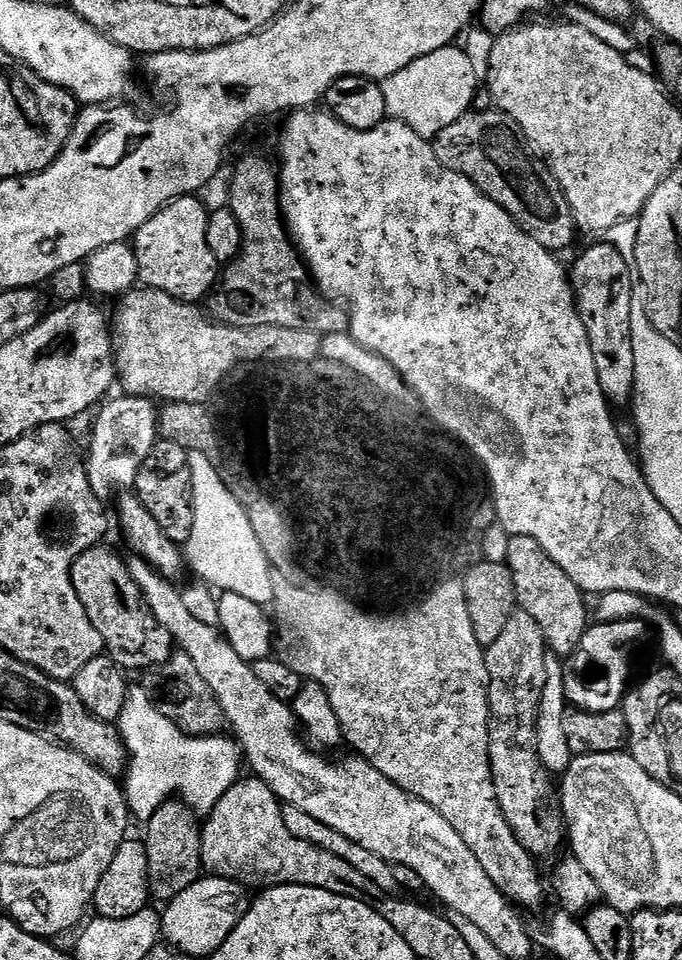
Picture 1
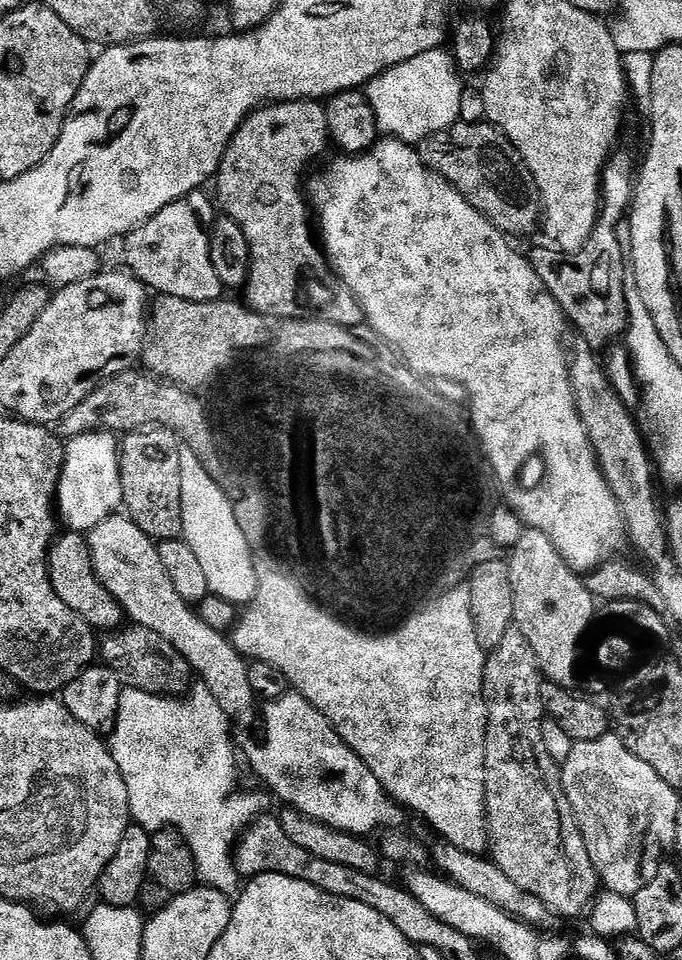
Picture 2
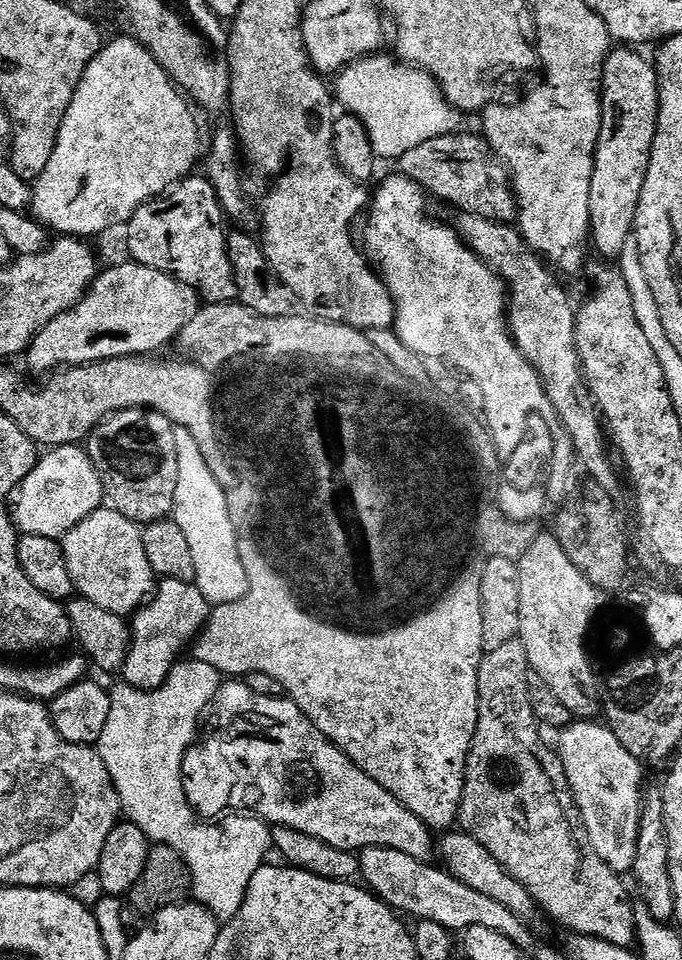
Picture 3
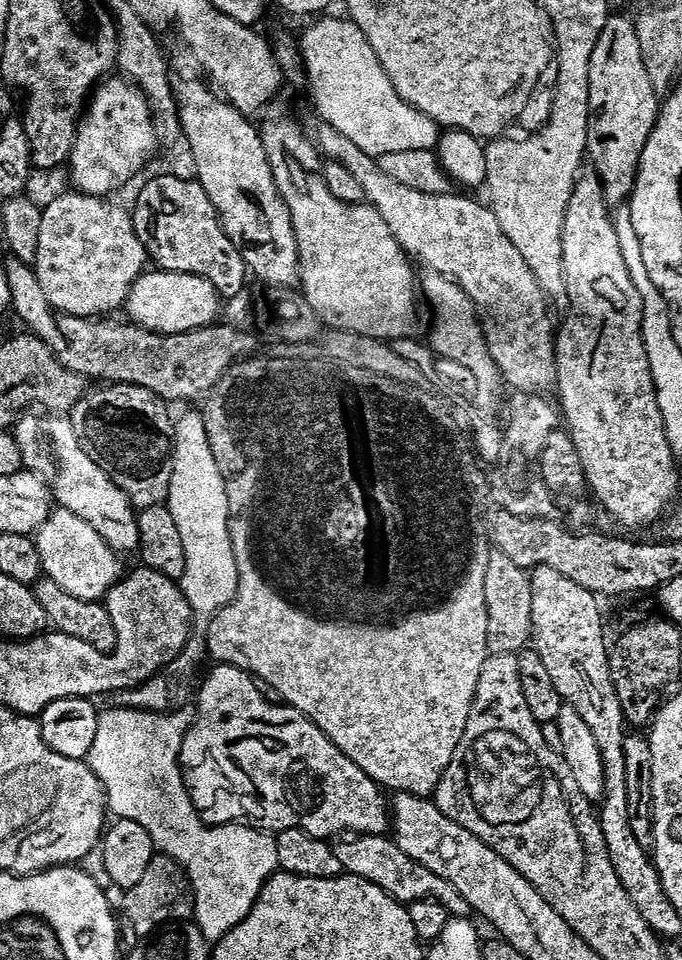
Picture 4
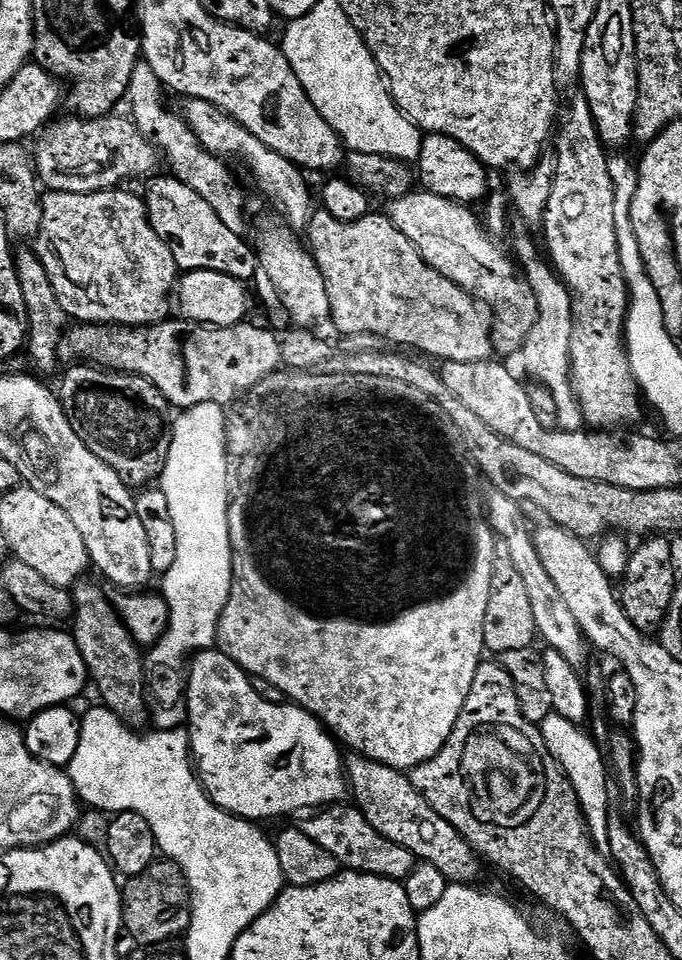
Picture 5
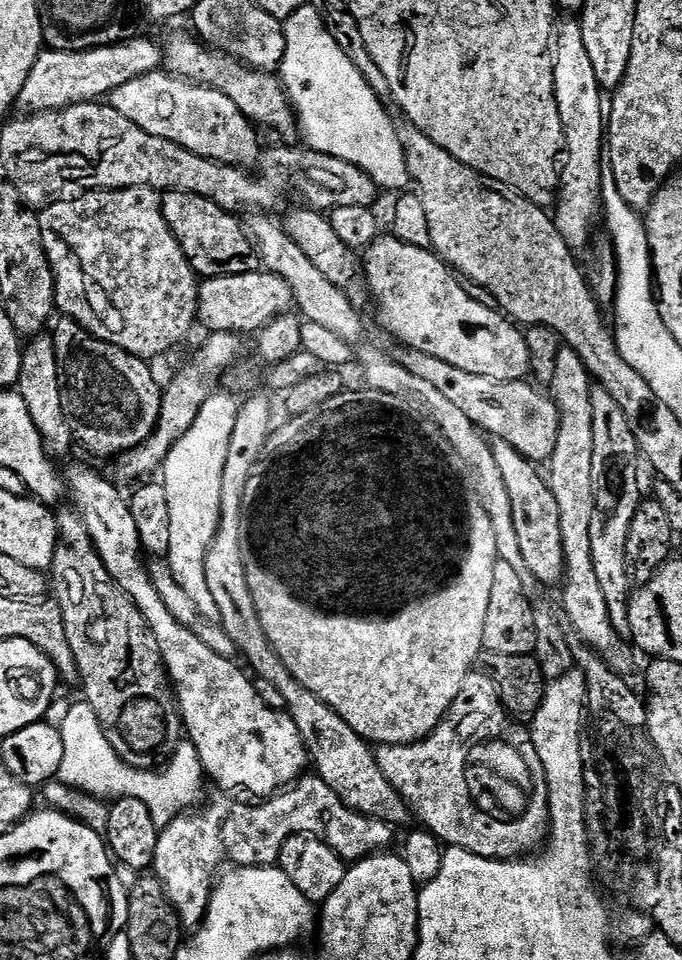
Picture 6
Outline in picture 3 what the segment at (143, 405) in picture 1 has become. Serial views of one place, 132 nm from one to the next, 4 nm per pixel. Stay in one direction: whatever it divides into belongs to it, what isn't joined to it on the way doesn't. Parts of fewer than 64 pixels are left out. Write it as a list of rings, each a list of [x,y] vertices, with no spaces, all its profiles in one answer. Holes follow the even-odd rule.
[[[67,444],[45,453],[17,489],[12,508],[13,520],[23,535],[36,534],[60,540],[78,522],[103,507],[106,497],[93,460],[81,445]]]

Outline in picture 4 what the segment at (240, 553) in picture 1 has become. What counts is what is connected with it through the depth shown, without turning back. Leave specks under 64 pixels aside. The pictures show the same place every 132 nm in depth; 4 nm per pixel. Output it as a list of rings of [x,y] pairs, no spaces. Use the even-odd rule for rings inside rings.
[[[199,411],[188,412],[181,420],[177,419],[175,425],[176,443],[172,453],[172,477],[166,506],[170,514],[174,514],[174,522],[178,522],[178,531],[182,534],[182,547],[186,550],[186,574],[182,574],[178,583],[186,601],[192,607],[193,617],[211,618],[233,600],[240,585],[238,562],[234,558],[232,545],[234,528],[228,522],[228,499],[224,475],[218,470],[218,462],[214,462],[214,450],[210,450],[210,438],[206,434],[203,415]]]

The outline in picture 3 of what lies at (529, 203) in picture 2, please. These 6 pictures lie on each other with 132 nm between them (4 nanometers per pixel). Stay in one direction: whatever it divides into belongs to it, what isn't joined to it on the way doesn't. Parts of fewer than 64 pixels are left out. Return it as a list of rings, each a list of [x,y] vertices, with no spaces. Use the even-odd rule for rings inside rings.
[[[453,134],[430,138],[414,150],[402,154],[398,161],[399,175],[410,178],[429,197],[437,196],[456,207],[457,213],[474,214],[490,222],[512,224],[517,219],[516,193],[512,191],[512,177],[508,169],[492,155],[483,135]]]

